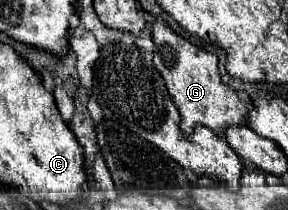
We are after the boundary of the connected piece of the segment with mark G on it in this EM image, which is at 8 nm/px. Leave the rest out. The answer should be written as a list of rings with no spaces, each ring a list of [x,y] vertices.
[[[160,17],[152,27],[152,39],[154,39],[154,67],[160,71],[166,89],[180,111],[182,117],[180,129],[186,137],[194,133],[196,125],[206,125],[218,137],[224,137],[224,131],[228,127],[246,125],[248,109],[240,101],[240,97],[226,83],[222,83],[218,73],[218,57],[214,53],[208,53],[192,45],[184,37],[176,35]]]

